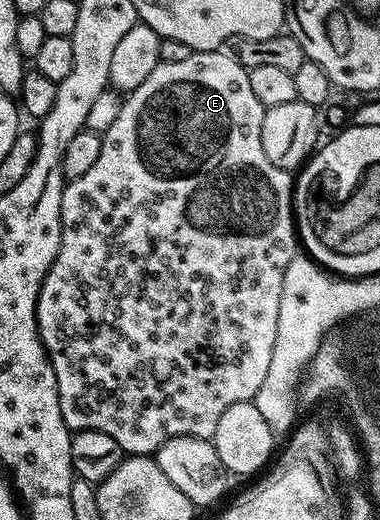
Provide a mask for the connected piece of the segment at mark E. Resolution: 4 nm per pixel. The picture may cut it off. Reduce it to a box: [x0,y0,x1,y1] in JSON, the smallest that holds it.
[38,51,296,457]

